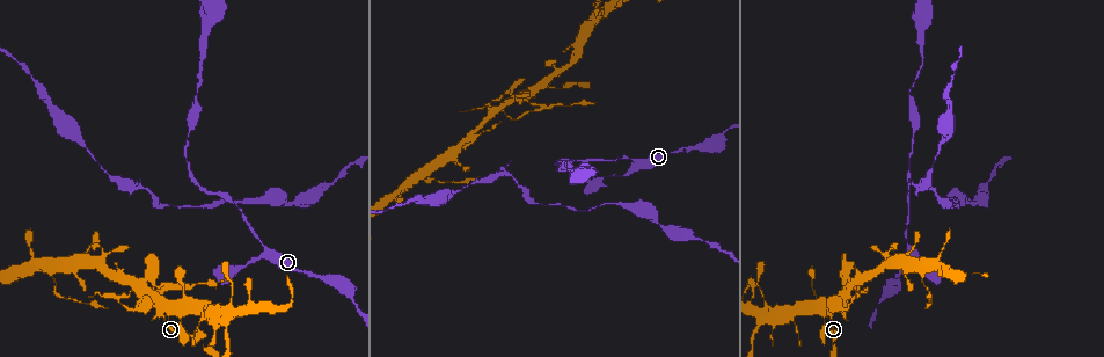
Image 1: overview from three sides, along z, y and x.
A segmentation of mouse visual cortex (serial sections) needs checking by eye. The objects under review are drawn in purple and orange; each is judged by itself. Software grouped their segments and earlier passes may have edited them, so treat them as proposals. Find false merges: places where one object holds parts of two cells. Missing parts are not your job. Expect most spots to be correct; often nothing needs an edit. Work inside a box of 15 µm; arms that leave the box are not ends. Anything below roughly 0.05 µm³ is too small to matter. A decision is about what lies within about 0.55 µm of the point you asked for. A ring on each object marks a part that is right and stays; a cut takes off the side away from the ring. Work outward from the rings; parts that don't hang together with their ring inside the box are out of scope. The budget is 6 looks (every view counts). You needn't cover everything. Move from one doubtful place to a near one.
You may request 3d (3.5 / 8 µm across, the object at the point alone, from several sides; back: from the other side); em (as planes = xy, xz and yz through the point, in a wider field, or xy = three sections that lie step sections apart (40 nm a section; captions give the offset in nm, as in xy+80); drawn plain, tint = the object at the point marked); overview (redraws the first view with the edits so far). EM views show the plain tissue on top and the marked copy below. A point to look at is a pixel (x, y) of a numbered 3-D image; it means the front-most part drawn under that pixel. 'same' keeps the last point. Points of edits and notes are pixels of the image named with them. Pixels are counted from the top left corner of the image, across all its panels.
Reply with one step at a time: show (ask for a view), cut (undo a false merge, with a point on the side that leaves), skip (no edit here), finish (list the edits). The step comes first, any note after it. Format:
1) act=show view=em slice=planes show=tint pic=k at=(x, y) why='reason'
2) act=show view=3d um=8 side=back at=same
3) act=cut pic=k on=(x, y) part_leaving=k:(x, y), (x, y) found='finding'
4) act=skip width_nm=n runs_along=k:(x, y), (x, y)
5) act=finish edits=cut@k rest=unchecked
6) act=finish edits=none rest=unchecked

act=show view=3d um=3.5 pic=1 at=(204, 347) why='sudden change in width'

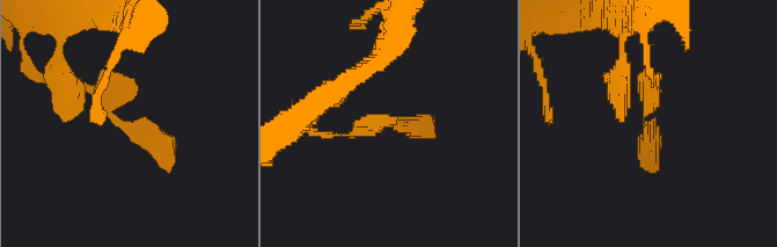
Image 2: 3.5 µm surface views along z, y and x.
act=show view=em slice=xy step=2 show=tint pic=2 at=(645, 121)

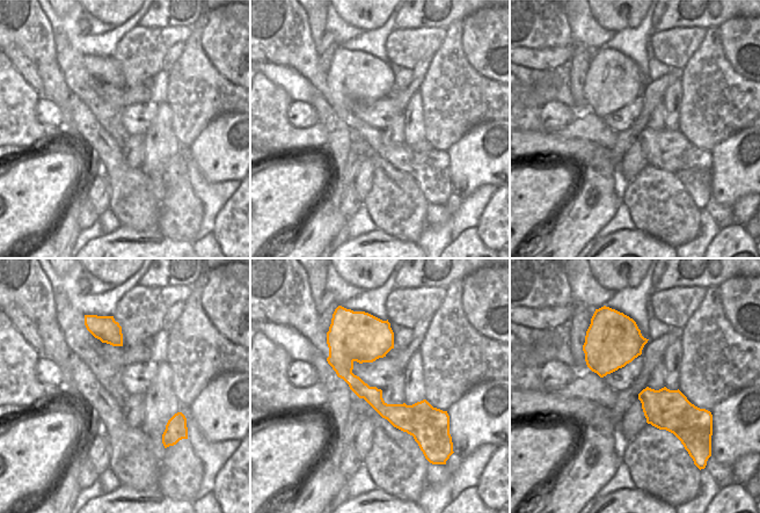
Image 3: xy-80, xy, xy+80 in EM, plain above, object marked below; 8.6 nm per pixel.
act=skip runs_along=3:(371, 328), (348, 375), (417, 435) found='continuous, no second cell'

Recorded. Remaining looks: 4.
act=show view=3d um=3.5 pic=1 at=(819, 300) why='calibre changes'

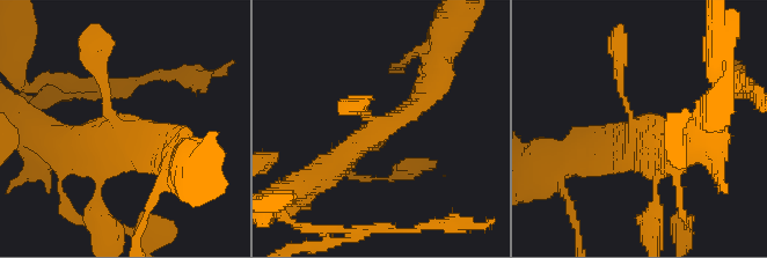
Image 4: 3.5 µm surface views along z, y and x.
act=show view=em slice=xy step=5 show=tint pic=4 at=(642, 137) why='now the EM'

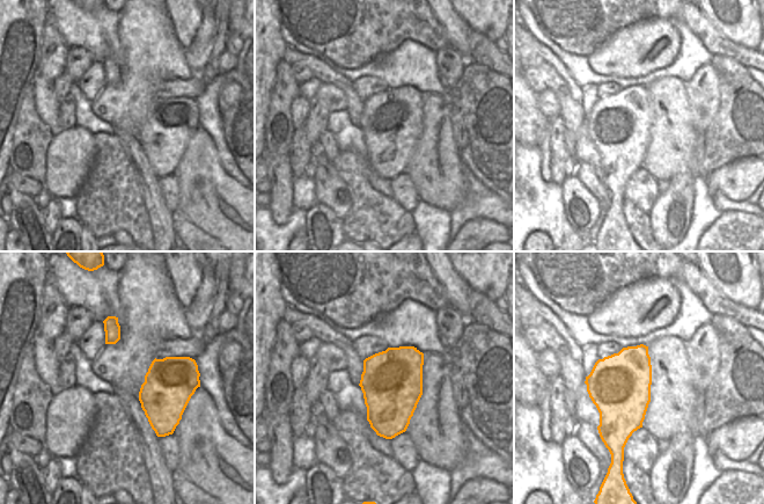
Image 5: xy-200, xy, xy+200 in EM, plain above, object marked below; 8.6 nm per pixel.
act=skip runs_along=4:(321, 164), (403, 117), (436, 81) found='all the same cell'

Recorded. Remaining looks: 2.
act=show view=3d um=8 pic=1 at=(911, 90) why='narrows sharply'

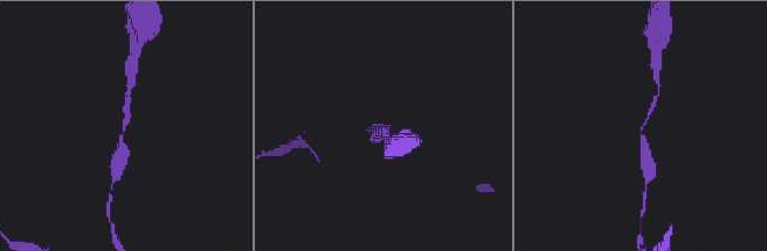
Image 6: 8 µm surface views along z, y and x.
act=show view=em slice=planes show=tint pic=6 at=(642, 130) arm_widths_nm=150,350

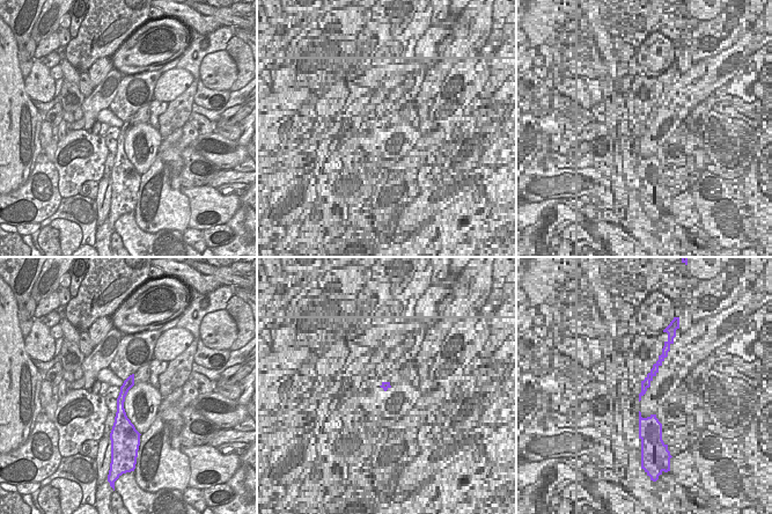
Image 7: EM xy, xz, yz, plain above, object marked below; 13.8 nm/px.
act=skip width_nm=140 runs_along=6:(118, 162), (129, 101) found='all the same cell'

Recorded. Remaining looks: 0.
act=finish edits=none rest=unchecked

